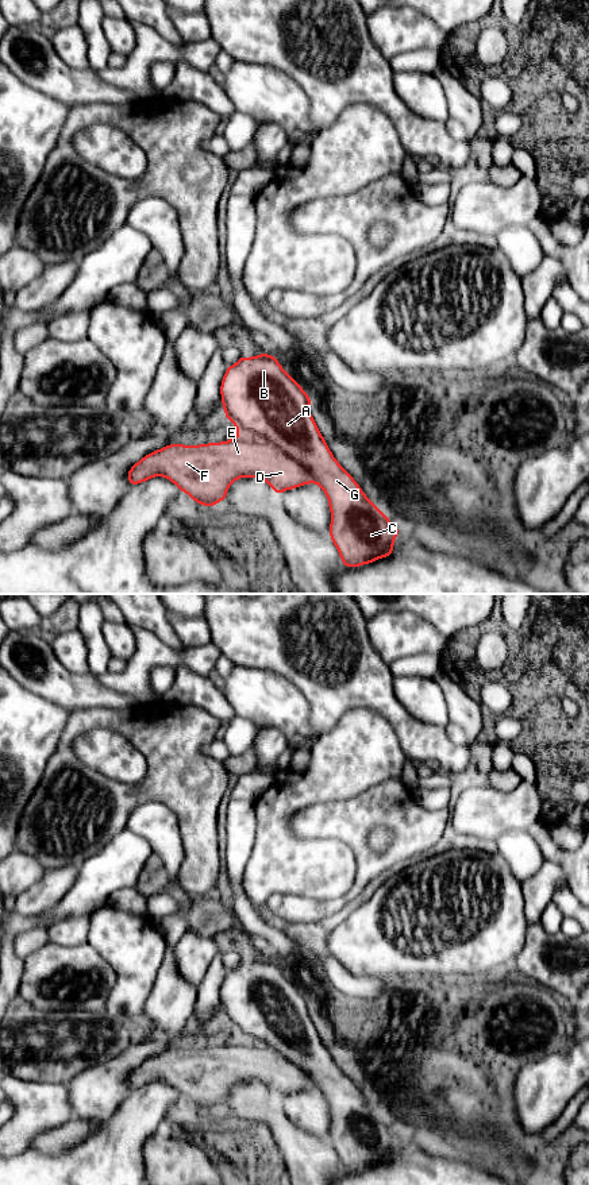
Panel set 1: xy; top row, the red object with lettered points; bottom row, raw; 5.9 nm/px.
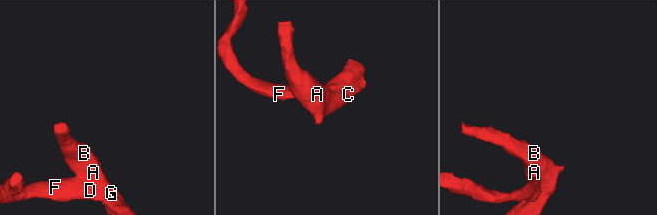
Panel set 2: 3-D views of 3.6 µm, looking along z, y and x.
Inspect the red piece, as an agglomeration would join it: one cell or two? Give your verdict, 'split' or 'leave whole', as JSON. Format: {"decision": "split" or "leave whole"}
{"decision": "leave whole"}

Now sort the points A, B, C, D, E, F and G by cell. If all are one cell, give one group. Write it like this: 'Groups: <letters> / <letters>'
Groups: A B C D E F G

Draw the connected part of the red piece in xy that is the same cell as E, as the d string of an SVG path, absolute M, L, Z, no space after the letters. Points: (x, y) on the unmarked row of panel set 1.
M262 957L251 962L240 961L235 969L227 970L220 988L220 1000L226 1023L235 1030L239 1039L220 1047L168 1049L153 1055L128 1074L130 1092L154 1081L163 1081L192 1101L193 1107L201 1111L216 1111L227 1103L227 1095L239 1082L262 1082L277 1100L308 1088L316 1088L328 1103L330 1143L339 1157L340 1166L347 1173L370 1169L392 1159L394 1143L401 1135L366 1101L355 1084L334 1062L309 1016L311 1001L282 973L274 960Z

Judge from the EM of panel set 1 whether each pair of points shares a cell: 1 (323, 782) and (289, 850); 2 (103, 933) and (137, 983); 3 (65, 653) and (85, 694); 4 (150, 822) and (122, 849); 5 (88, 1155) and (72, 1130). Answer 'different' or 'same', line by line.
1: same
2: same
3: different
4: different
5: different

